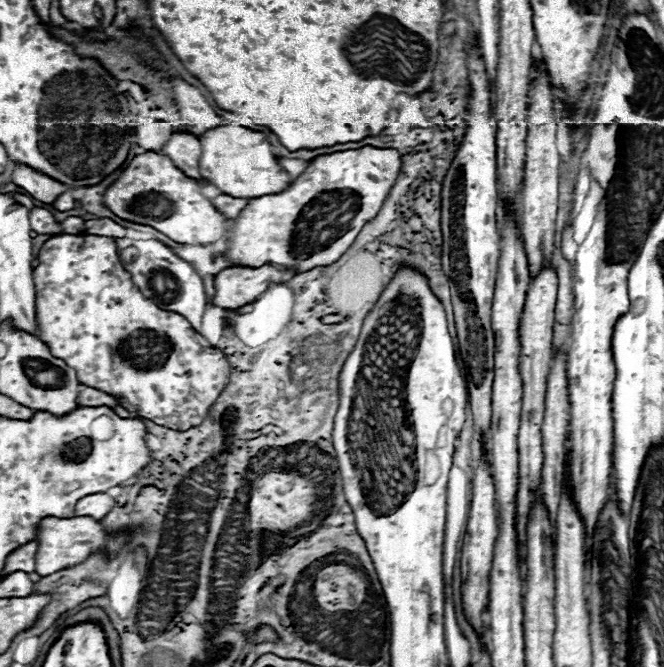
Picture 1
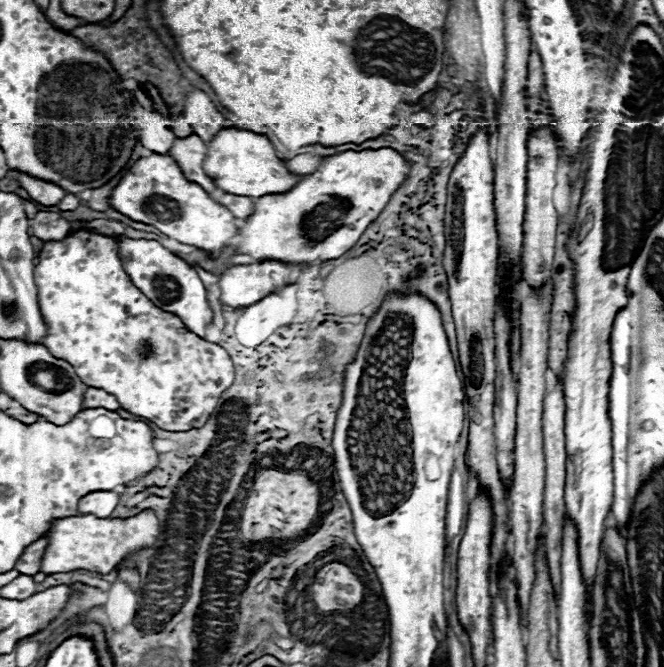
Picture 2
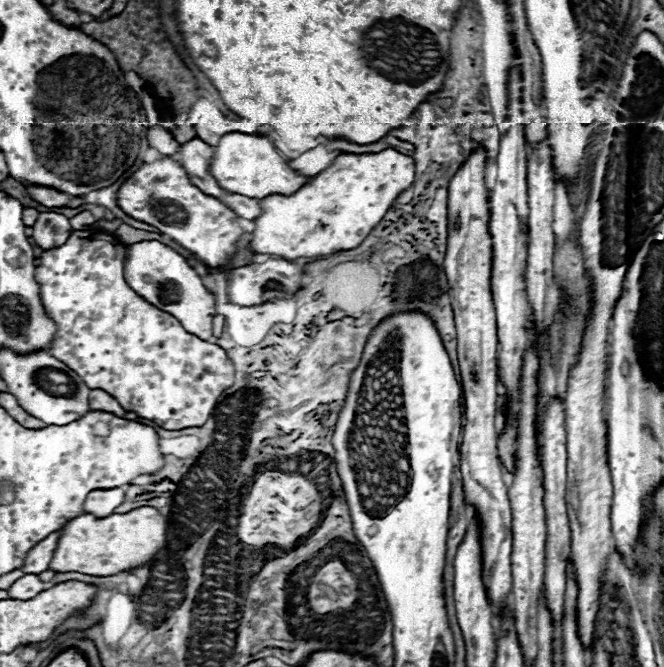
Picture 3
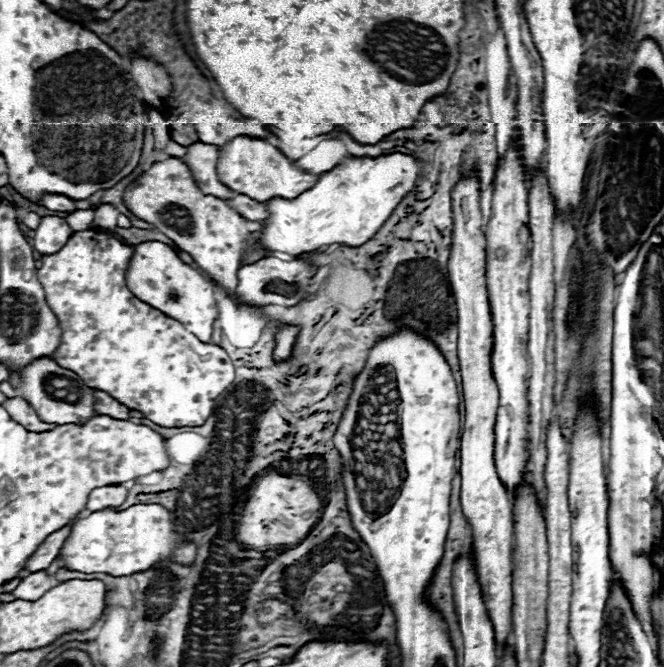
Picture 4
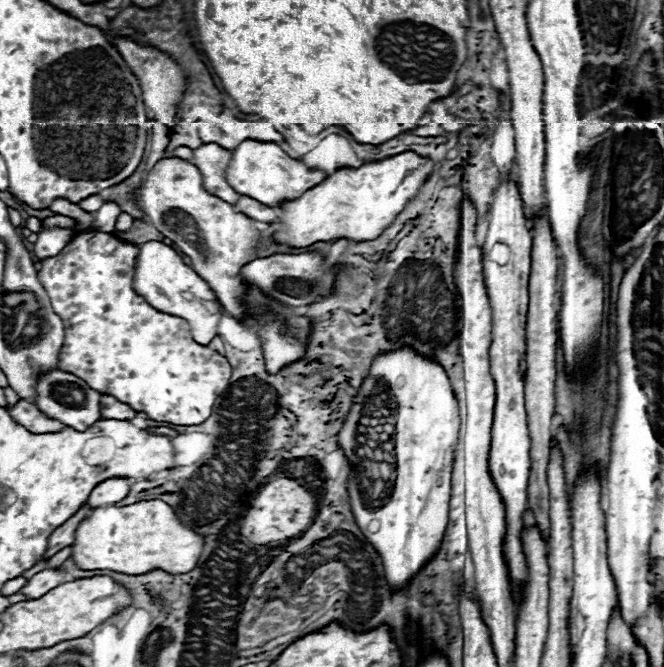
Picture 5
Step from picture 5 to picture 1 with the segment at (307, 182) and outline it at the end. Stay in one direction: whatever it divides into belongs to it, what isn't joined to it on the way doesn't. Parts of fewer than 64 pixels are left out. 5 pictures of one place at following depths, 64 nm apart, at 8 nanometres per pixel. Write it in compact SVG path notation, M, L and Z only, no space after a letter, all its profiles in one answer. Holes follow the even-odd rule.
M224 122L222 126L212 128L200 136L200 142L200 174L224 194L234 198L260 198L264 194L278 194L292 184L292 178L278 164L278 158L272 154L272 146L262 132L252 132L250 128Z

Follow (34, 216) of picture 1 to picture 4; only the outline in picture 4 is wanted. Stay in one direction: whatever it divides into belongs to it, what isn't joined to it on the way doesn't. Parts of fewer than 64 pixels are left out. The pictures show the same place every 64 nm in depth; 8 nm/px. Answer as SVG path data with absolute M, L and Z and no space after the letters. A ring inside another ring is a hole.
M46 216L46 218L42 218L40 226L36 228L32 246L40 254L54 254L70 240L72 234L74 234L74 230L70 230L70 226L66 224L64 218Z

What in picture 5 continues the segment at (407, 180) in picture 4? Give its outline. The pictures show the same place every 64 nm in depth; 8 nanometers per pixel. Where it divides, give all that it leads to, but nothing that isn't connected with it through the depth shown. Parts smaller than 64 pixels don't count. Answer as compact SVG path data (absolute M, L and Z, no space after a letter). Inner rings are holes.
M402 152L360 168L340 168L322 184L310 188L294 202L286 202L278 208L282 210L282 218L278 218L282 226L274 234L274 240L298 248L334 238L374 240L398 218L432 172L434 162L416 152Z

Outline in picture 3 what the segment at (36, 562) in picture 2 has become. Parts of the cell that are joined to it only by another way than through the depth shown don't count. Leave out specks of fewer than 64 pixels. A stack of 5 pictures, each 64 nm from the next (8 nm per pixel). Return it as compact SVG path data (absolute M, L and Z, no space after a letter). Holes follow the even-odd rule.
M54 532L50 536L46 536L38 546L34 546L34 550L30 550L30 554L26 554L26 562L24 562L22 570L26 574L40 574L40 572L48 570L52 554L58 546L58 538L60 538L60 532Z

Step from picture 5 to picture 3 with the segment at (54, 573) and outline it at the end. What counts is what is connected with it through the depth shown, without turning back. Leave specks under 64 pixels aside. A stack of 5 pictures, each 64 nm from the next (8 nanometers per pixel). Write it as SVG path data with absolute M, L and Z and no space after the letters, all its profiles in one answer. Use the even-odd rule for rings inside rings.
M26 574L22 576L20 580L16 580L10 588L8 588L8 594L10 598L14 600L30 600L34 596L38 596L40 592L44 592L48 588L46 582L42 582L38 578L38 574Z

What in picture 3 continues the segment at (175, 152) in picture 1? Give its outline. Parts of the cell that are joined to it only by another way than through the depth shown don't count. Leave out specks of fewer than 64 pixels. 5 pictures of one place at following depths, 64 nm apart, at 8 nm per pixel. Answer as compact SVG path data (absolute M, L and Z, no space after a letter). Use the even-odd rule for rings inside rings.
M194 138L194 140L182 144L182 150L178 154L174 154L172 158L178 160L186 168L192 184L196 184L204 194L214 196L214 198L220 198L222 194L226 194L226 190L222 190L218 186L216 178L210 174L214 146L202 142L200 138Z

